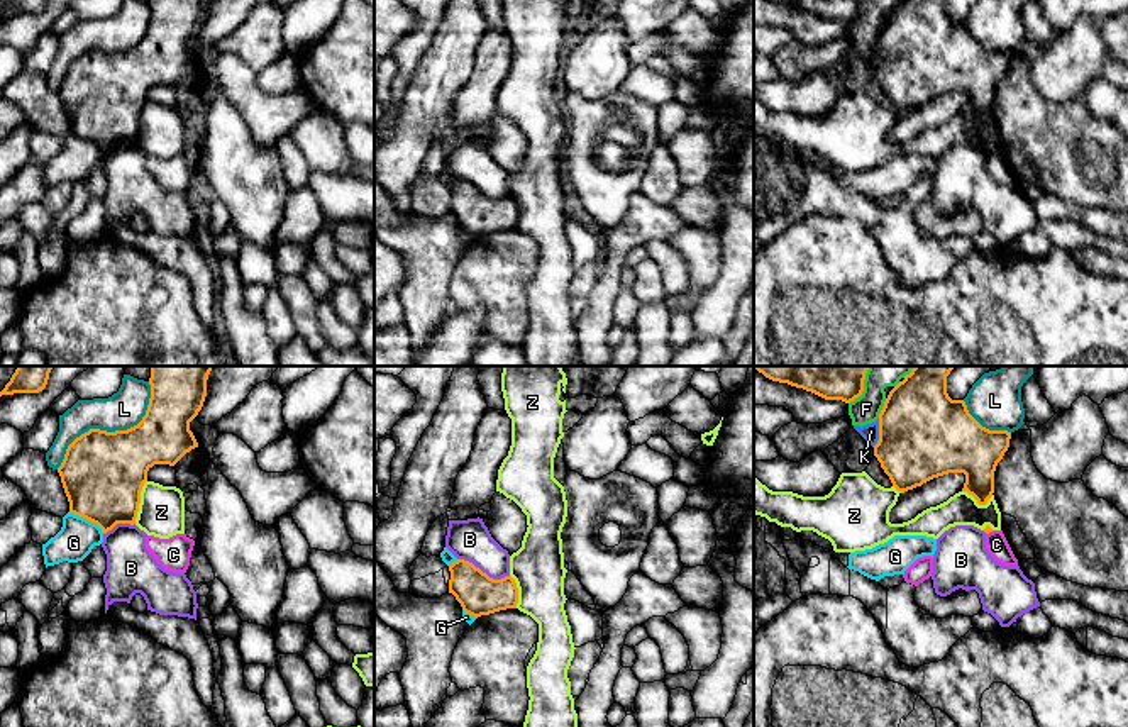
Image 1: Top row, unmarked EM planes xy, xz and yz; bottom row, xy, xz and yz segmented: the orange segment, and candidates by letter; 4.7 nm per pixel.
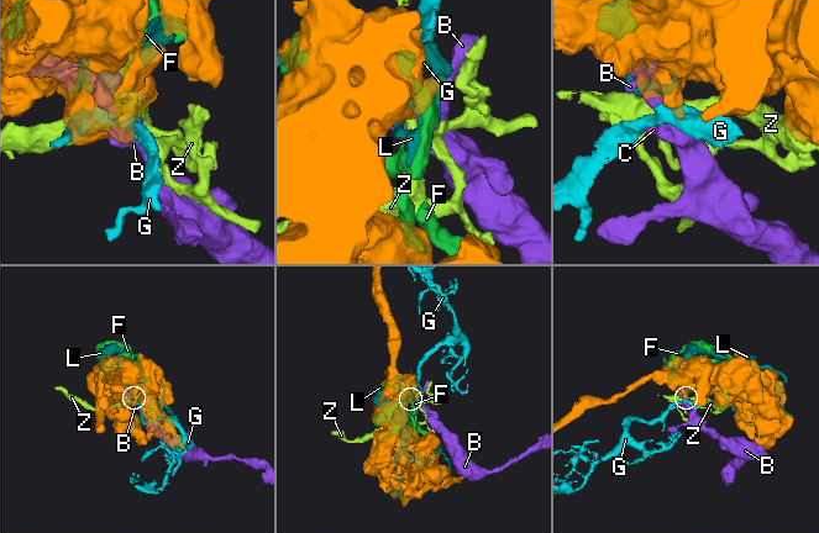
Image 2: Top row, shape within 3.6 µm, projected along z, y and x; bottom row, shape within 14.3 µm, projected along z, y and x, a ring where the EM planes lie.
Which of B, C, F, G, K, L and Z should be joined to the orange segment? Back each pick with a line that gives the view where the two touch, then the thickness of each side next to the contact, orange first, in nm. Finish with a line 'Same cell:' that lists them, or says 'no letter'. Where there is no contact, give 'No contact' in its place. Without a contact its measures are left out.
Same cell: no letter

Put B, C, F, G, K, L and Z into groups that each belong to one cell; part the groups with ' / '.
B / C Z / F K / G / L

